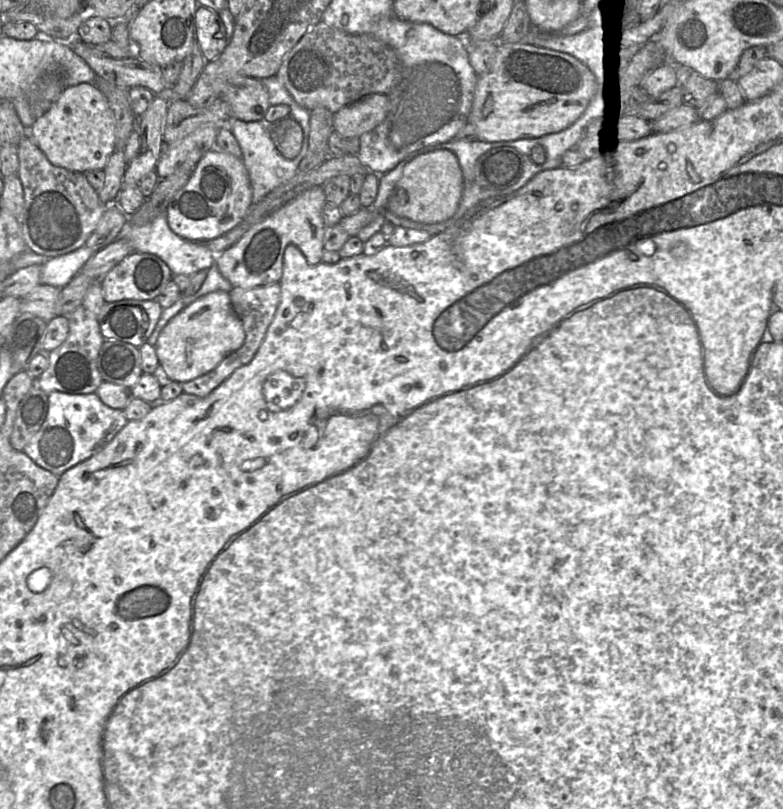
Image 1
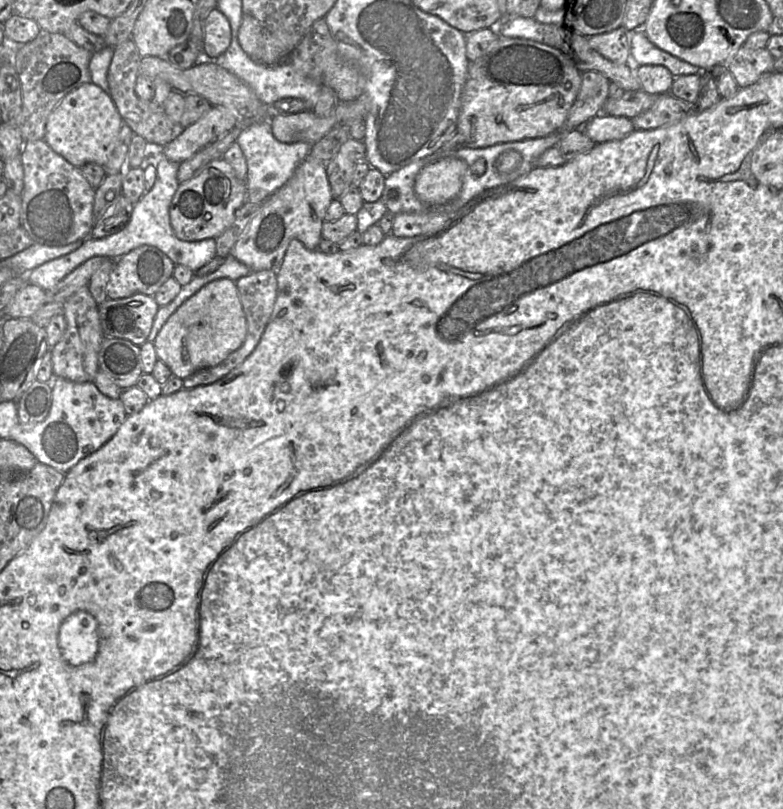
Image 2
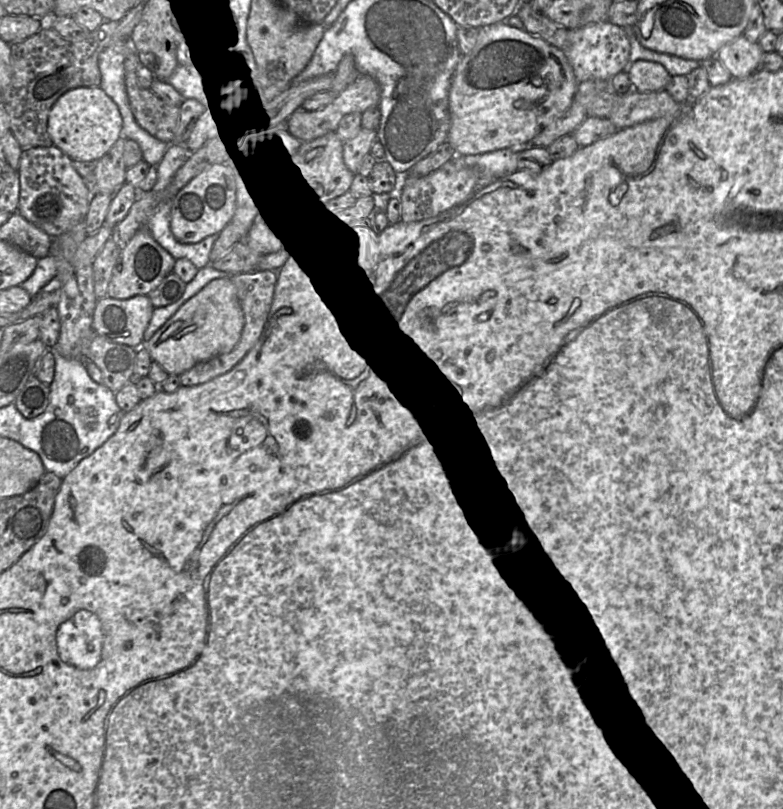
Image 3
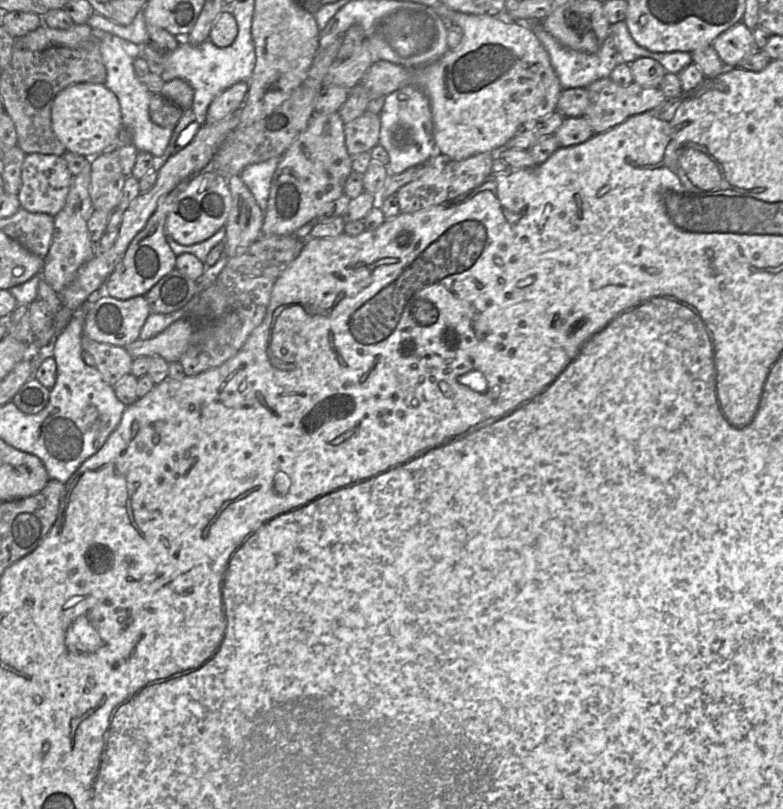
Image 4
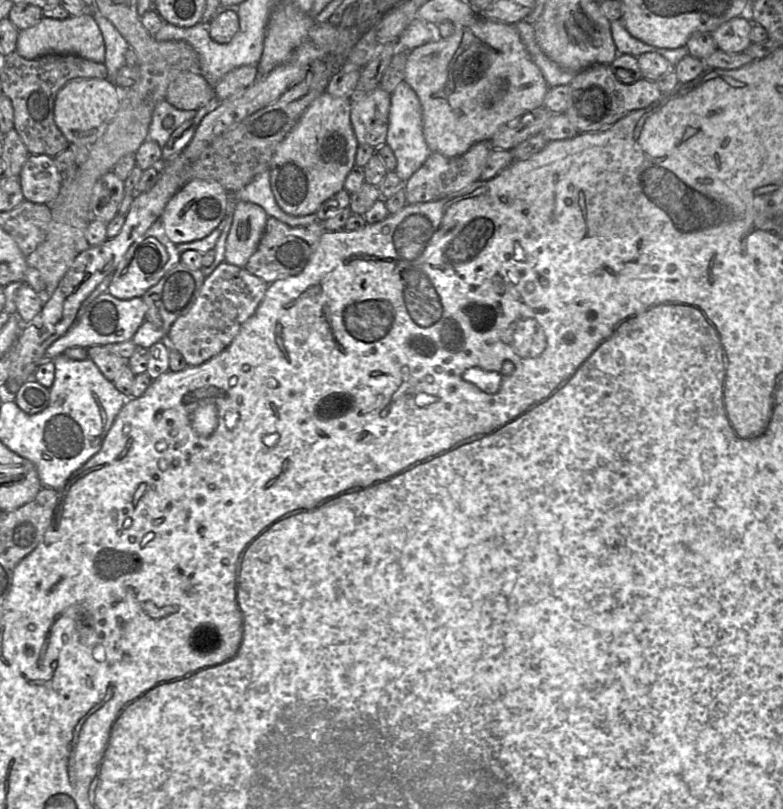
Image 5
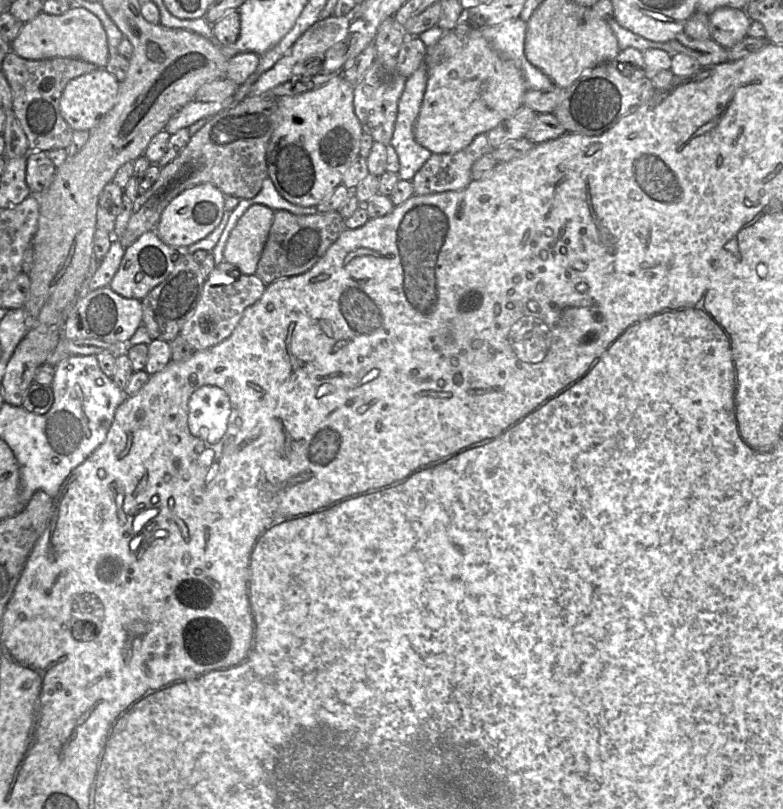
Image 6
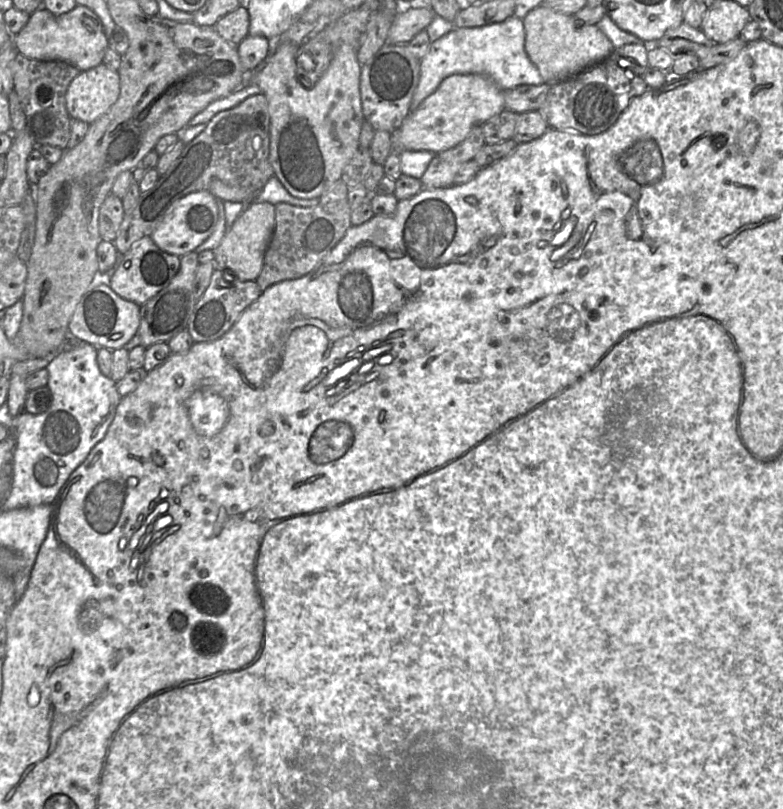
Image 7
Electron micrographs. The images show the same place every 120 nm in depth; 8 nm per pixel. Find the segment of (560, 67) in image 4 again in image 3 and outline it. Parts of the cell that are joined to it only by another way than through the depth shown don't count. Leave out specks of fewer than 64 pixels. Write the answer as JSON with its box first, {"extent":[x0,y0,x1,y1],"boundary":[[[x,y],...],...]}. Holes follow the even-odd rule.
{"extent":[563,21,630,83],"boundary":[[[608,21],[569,30],[567,46],[563,52],[578,83],[586,80],[610,82],[614,75],[626,71],[630,65],[630,43],[626,33],[623,28]]]}

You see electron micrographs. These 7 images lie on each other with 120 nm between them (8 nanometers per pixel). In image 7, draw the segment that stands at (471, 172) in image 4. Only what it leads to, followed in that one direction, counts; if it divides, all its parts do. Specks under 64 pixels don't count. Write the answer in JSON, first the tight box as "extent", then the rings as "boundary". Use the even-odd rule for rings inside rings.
{"extent":[420,125,484,188],"boundary":[[[482,125],[475,126],[457,146],[434,155],[420,179],[423,188],[445,188],[455,185],[454,178],[460,167],[474,159],[484,145]]]}

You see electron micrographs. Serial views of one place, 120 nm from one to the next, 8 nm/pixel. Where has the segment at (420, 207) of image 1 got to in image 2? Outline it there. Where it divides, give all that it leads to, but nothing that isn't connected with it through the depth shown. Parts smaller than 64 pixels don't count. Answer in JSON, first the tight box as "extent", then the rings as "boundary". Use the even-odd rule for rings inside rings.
{"extent":[414,157,464,207],"boundary":[[[444,157],[427,164],[416,176],[414,192],[429,207],[455,200],[462,188],[464,165],[459,158]]]}

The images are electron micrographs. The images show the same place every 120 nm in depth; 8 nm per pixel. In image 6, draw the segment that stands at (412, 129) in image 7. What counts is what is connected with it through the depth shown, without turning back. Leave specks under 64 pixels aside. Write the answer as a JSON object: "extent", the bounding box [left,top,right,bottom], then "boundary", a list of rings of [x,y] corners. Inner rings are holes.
{"extent":[414,20,527,153],"boundary":[[[463,20],[438,40],[442,59],[429,67],[419,115],[414,124],[415,140],[432,153],[456,153],[479,134],[495,128],[522,105],[527,85],[521,71],[496,51],[478,28]]]}

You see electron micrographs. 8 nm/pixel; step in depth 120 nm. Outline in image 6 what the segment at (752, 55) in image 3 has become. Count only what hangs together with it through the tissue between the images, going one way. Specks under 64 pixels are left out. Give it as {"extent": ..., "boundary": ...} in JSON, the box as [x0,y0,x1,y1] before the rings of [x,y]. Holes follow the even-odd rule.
{"extent":[709,8,751,49],"boundary":[[[718,8],[709,15],[711,39],[730,49],[747,36],[751,21],[745,9]]]}

